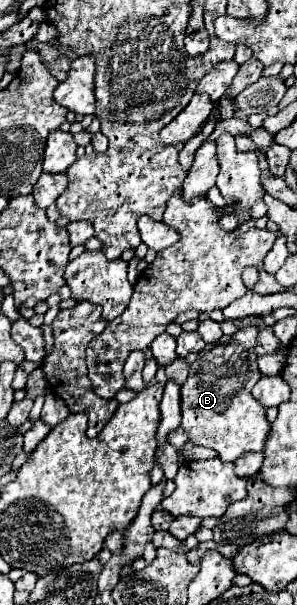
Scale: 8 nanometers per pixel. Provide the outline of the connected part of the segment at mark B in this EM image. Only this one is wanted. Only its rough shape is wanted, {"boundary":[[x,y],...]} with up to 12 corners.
{"boundary":[[257,326],[197,352],[181,428],[223,462],[263,450]]}

